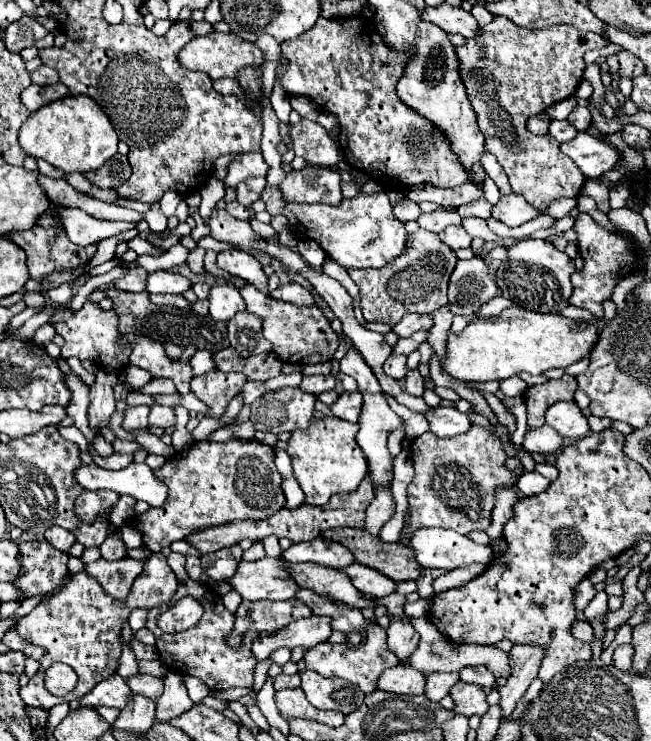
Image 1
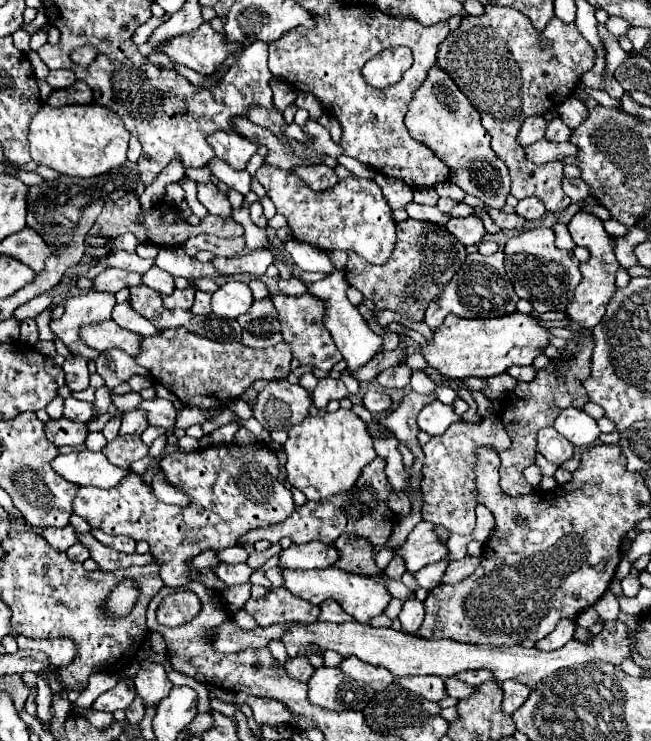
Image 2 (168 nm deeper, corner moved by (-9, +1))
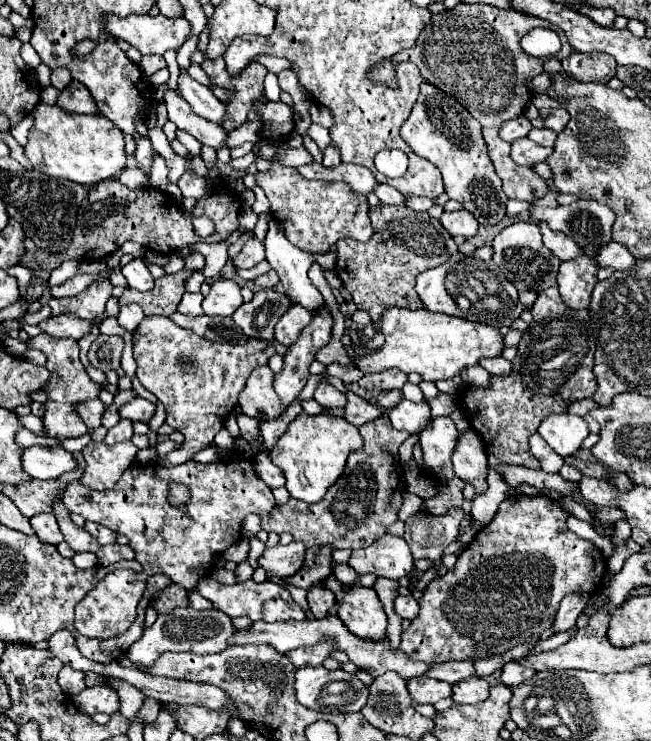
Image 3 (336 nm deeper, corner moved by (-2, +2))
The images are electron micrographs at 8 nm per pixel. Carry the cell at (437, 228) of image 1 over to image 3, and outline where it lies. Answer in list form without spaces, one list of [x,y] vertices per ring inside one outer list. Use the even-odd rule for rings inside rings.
[[[379,183],[379,187],[373,189],[373,193],[379,197],[381,203],[387,203],[387,205],[403,205],[403,195],[397,189],[393,189],[393,187],[385,185],[385,183]]]

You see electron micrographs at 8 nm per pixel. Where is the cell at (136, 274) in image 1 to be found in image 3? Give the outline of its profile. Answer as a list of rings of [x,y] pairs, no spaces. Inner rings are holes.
[[[103,271],[97,275],[75,275],[75,277],[67,279],[65,283],[51,287],[49,293],[51,293],[51,297],[75,297],[77,293],[85,291],[89,283],[93,283],[95,279],[103,279],[103,277],[109,277],[109,271]]]

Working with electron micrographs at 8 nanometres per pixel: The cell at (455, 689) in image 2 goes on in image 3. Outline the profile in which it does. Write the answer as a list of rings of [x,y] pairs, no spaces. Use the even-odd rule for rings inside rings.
[[[469,677],[469,681],[459,681],[453,685],[453,701],[455,703],[481,703],[489,697],[491,685],[481,677]]]

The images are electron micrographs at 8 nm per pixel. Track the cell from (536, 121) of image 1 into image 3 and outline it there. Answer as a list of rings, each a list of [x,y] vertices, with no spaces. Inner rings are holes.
[[[521,115],[521,117],[515,117],[513,121],[505,121],[505,125],[503,125],[501,131],[499,131],[499,137],[501,137],[503,141],[507,141],[507,143],[513,143],[515,139],[525,137],[531,129],[533,129],[531,121],[529,121],[525,115]]]

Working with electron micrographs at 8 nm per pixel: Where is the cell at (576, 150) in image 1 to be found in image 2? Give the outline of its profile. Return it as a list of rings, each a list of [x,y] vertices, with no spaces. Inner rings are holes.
[[[540,140],[534,142],[530,146],[526,146],[526,154],[532,162],[536,164],[544,164],[550,160],[564,160],[566,156],[574,156],[578,152],[578,146],[574,146],[572,142],[548,142],[548,140]]]

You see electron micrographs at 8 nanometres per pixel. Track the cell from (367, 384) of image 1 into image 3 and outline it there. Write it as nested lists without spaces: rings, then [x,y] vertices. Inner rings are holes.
[[[269,221],[269,231],[265,235],[265,251],[267,251],[267,261],[271,263],[271,267],[277,271],[279,279],[281,279],[281,287],[285,289],[285,295],[291,297],[295,303],[303,305],[309,311],[317,311],[323,305],[323,295],[317,291],[317,287],[313,287],[313,283],[307,277],[307,271],[314,262],[318,263],[322,268],[333,270],[336,263],[336,254],[327,252],[324,254],[305,253],[301,249],[297,249],[295,245],[289,245],[285,233],[281,233],[281,225],[277,225],[277,221]]]

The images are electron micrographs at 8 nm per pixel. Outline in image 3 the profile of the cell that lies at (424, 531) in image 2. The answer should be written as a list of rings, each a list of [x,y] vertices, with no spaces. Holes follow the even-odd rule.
[[[383,535],[369,547],[353,549],[347,565],[359,575],[371,573],[375,577],[401,579],[411,571],[413,557],[403,537]]]

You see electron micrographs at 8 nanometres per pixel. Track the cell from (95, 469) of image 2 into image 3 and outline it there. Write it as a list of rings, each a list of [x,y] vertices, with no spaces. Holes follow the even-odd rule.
[[[27,447],[21,453],[21,467],[33,479],[57,479],[77,467],[73,455],[63,447]]]

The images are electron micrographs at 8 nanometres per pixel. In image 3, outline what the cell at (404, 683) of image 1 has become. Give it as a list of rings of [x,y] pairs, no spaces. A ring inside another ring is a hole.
[[[413,677],[407,681],[407,689],[415,703],[437,703],[439,699],[447,699],[453,693],[453,685],[429,677]]]

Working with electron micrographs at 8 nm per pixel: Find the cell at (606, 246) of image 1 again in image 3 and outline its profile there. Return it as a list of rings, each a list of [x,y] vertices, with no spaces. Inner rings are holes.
[[[589,257],[565,261],[557,273],[557,285],[563,301],[571,309],[587,309],[591,291],[597,283],[597,263]]]

